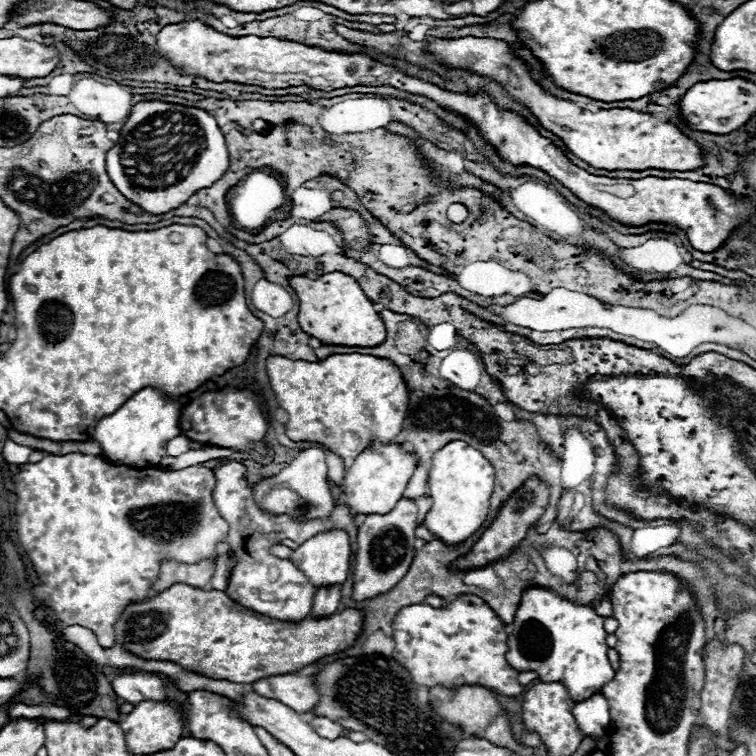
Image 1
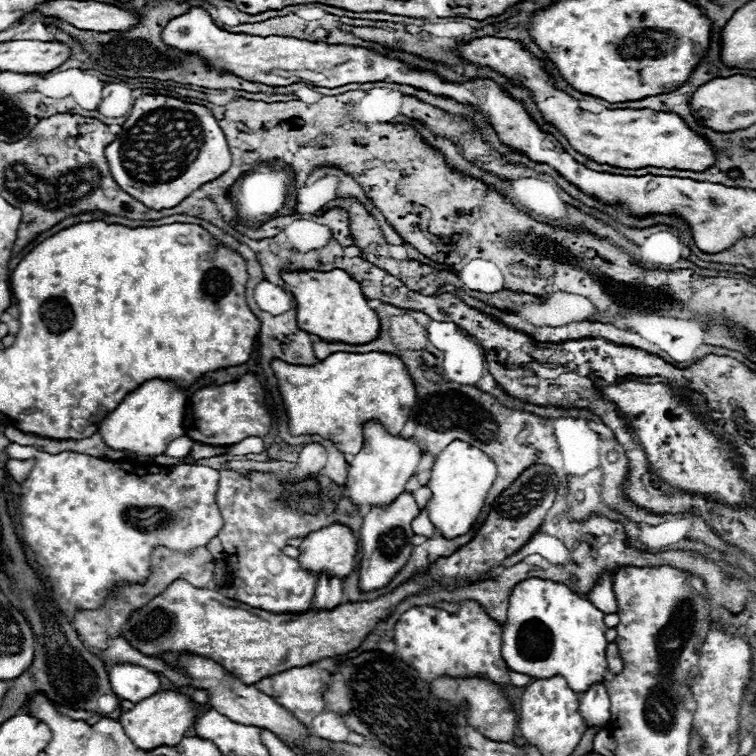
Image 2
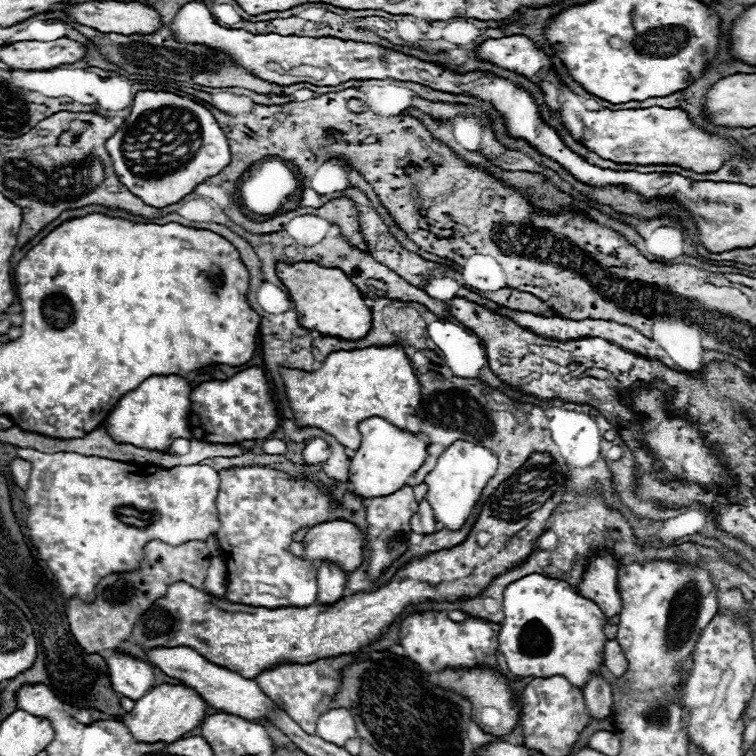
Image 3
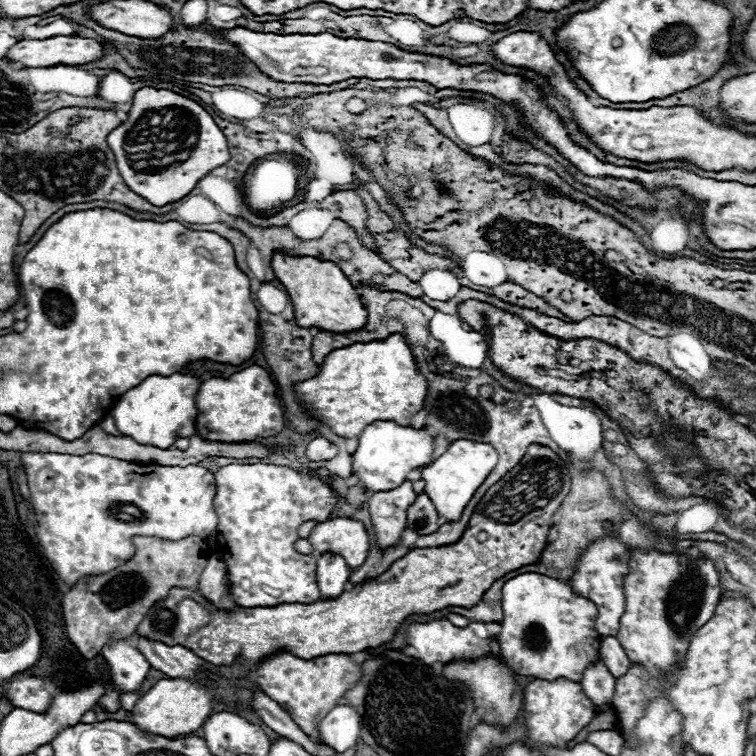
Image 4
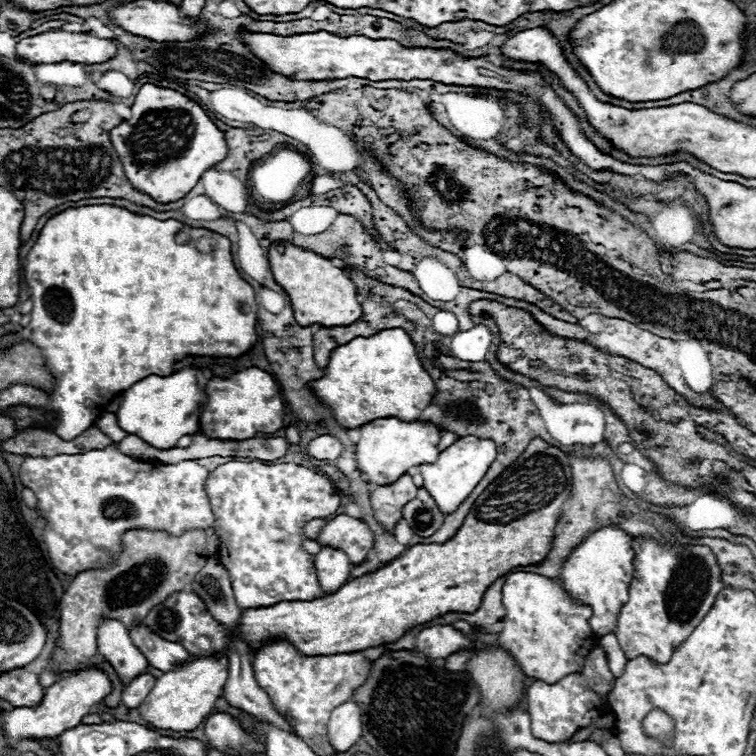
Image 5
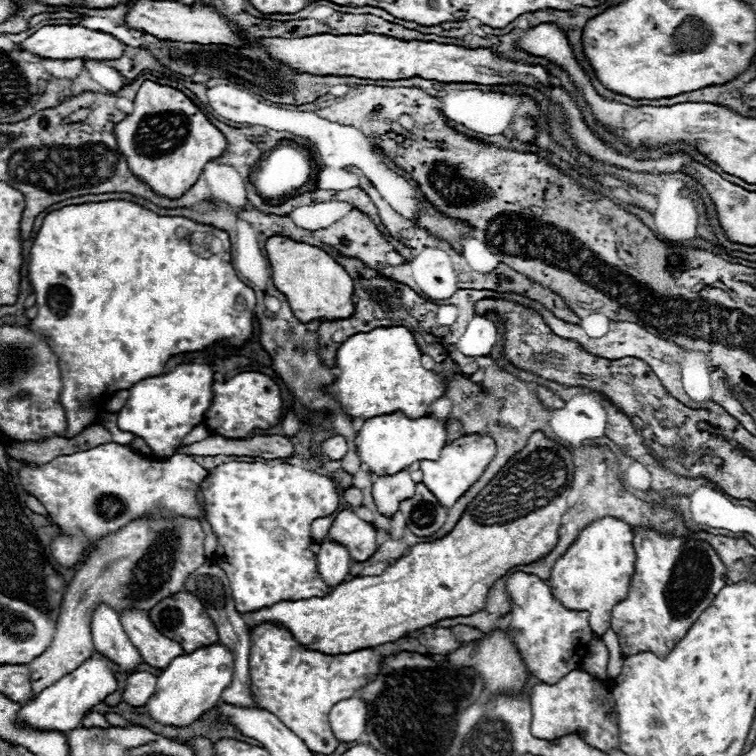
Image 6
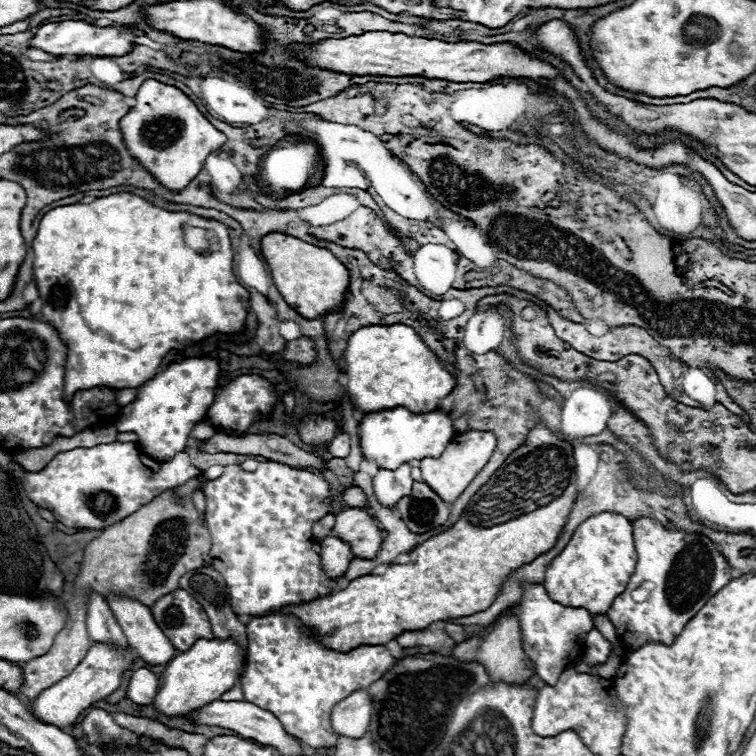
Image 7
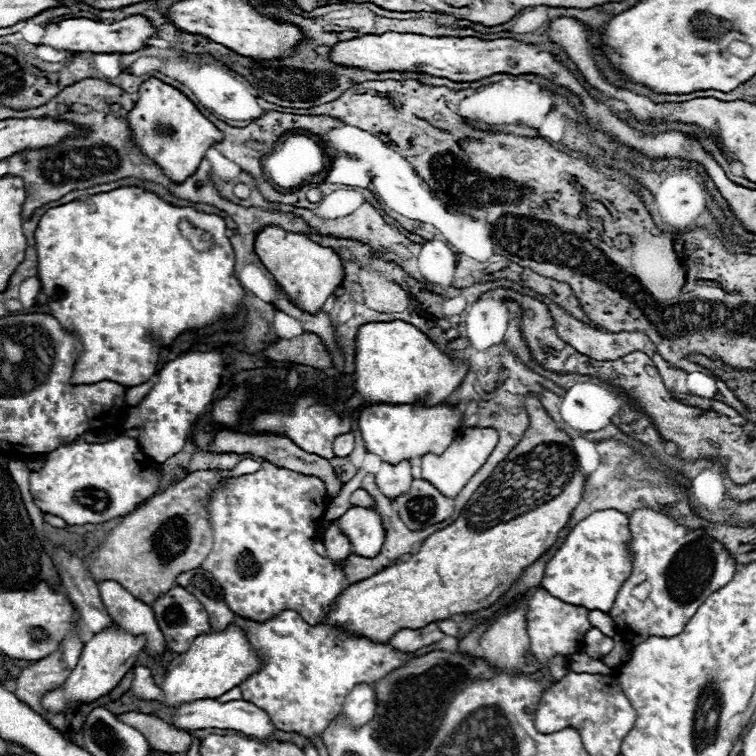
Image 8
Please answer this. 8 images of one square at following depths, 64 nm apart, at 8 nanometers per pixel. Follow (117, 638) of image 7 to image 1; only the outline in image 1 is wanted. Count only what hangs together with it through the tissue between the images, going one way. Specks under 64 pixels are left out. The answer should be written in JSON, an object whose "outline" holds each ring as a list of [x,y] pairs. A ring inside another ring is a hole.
{"outline":[[[124,674],[120,678],[112,678],[112,688],[116,696],[122,696],[130,704],[140,704],[144,700],[166,700],[164,684],[158,678],[152,678],[150,674]]]}

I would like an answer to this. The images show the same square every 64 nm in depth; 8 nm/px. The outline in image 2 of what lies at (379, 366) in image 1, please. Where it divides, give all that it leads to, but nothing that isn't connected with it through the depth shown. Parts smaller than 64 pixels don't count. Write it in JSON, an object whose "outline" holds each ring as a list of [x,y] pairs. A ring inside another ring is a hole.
{"outline":[[[334,352],[314,366],[288,364],[284,360],[272,360],[270,366],[288,412],[290,434],[318,434],[334,442],[342,454],[358,454],[364,444],[364,422],[368,420],[378,420],[394,436],[400,434],[416,404],[416,390],[406,366],[390,354]]]}

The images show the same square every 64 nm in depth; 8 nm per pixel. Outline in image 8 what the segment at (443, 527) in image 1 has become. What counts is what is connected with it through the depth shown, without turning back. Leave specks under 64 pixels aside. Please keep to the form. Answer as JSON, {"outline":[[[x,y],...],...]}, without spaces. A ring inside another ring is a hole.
{"outline":[[[466,428],[444,450],[444,454],[440,454],[440,456],[424,454],[422,456],[422,478],[428,480],[432,486],[436,486],[436,490],[440,490],[446,498],[456,498],[458,492],[468,484],[468,480],[488,460],[488,456],[496,448],[496,442],[498,442],[498,434],[492,428]]]}

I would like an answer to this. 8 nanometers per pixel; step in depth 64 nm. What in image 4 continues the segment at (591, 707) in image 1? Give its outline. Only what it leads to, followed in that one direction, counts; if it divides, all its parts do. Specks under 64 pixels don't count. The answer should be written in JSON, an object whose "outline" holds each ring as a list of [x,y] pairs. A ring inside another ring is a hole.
{"outline":[[[600,658],[596,660],[594,666],[590,666],[590,668],[584,672],[584,678],[582,678],[580,684],[582,684],[582,688],[584,688],[584,694],[592,700],[596,712],[606,712],[606,710],[610,710],[616,678],[608,672],[608,668],[604,666],[604,662],[602,662]]]}

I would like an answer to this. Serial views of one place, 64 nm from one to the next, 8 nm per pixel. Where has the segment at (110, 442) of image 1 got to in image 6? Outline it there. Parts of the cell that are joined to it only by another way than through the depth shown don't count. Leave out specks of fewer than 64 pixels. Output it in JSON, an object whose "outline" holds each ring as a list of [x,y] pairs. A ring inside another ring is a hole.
{"outline":[[[182,364],[168,374],[144,378],[130,388],[126,404],[116,414],[116,424],[120,430],[144,438],[144,442],[156,450],[156,456],[172,456],[174,450],[182,446],[182,438],[202,424],[204,410],[212,404],[212,382],[214,372],[204,364]]]}

